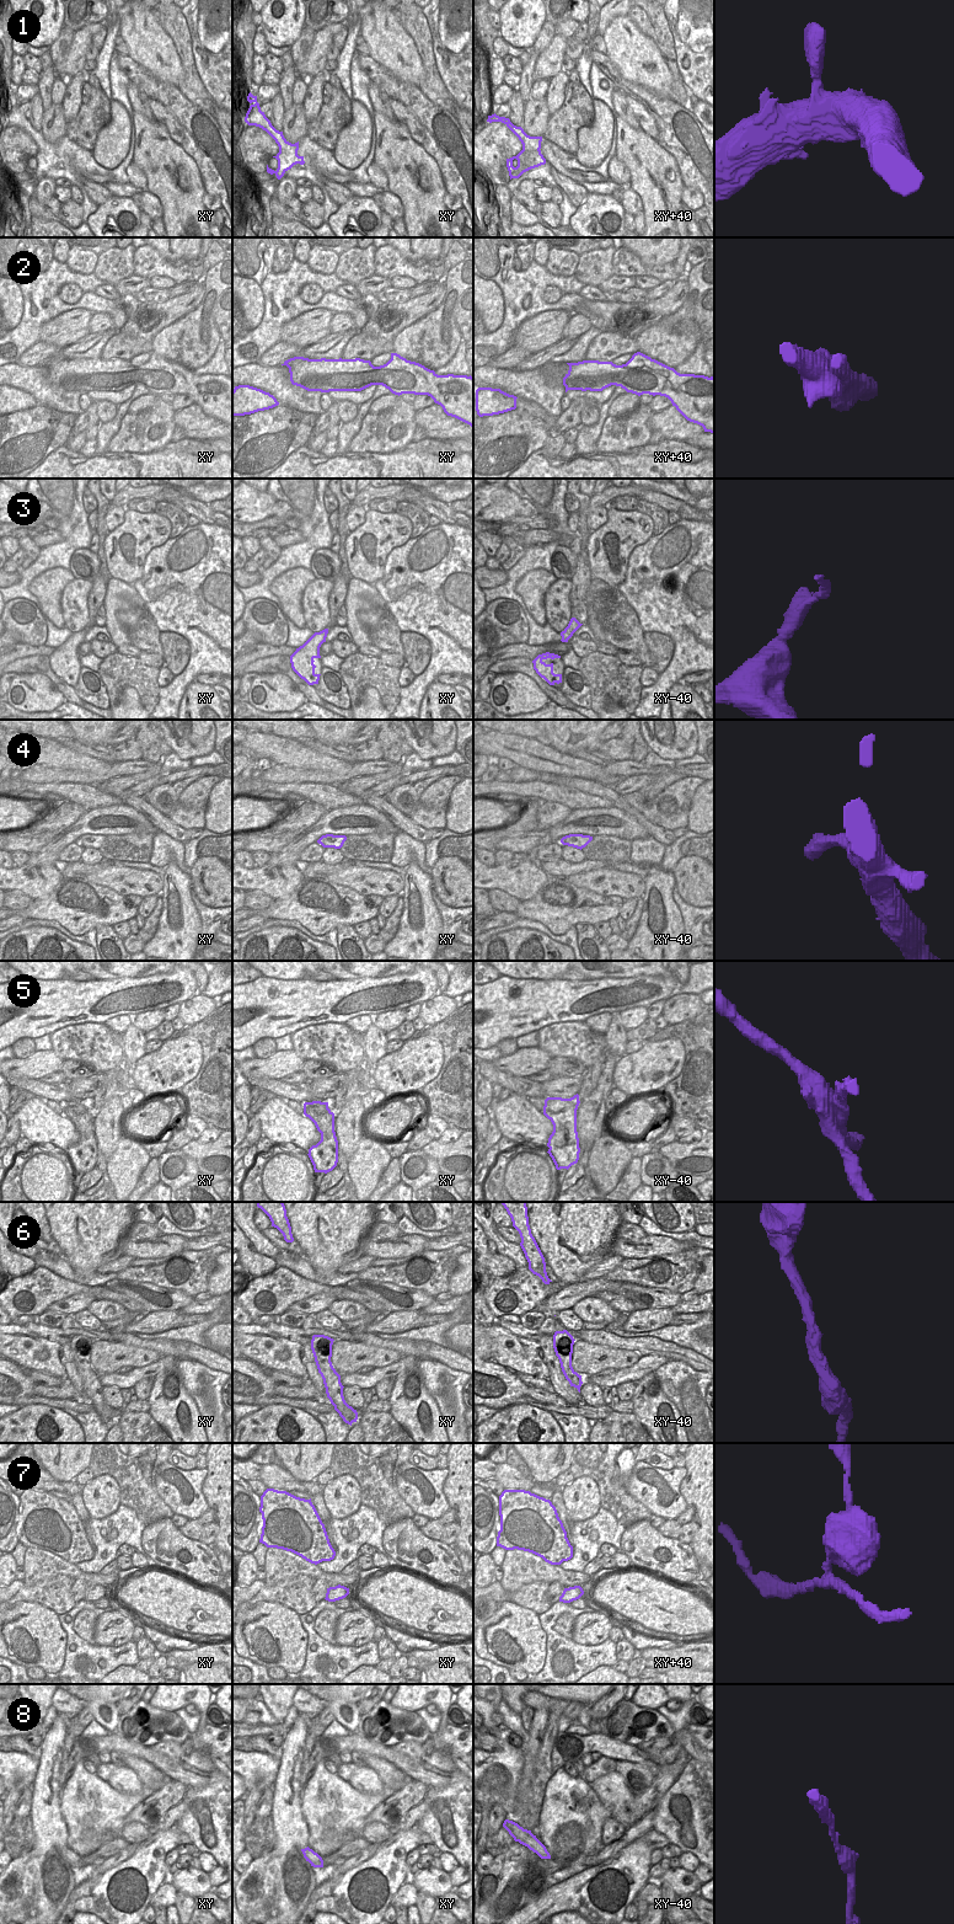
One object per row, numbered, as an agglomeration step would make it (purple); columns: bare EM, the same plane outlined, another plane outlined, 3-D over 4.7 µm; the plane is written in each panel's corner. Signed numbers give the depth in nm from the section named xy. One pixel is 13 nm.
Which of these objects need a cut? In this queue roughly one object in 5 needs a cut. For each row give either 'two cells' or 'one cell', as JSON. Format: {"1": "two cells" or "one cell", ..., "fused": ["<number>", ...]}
{"1": "one cell", "2": "one cell", "3": "one cell", "4": "one cell", "5": "two cells", "6": "one cell", "7": "two cells", "8": "one cell", "fused": ["5", "7"]}

